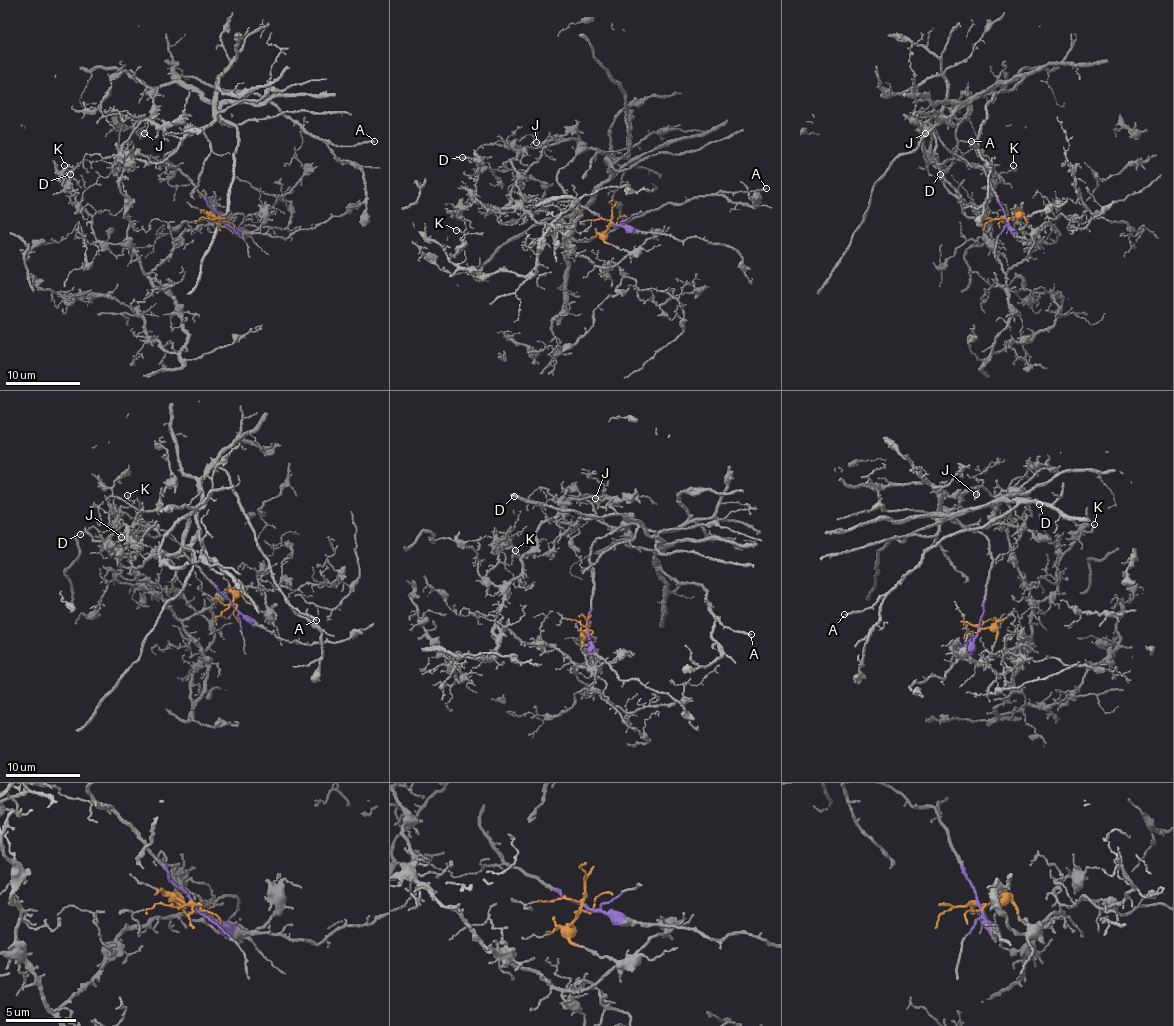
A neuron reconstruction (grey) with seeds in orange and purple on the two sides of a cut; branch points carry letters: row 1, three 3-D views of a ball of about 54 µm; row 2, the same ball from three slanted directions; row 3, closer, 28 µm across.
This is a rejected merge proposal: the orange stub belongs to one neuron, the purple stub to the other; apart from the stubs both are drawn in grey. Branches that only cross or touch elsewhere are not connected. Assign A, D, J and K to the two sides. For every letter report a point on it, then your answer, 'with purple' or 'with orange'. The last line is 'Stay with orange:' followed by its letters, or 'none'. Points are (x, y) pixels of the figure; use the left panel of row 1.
A: (374, 141) | with purple
D: (70, 174) | with orange
J: (144, 133) | with orange
K: (64, 165) | with orange
Stay with orange: D, J, K

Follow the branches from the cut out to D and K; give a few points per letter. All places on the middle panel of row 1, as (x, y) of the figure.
D: (612, 222), (604, 240), (629, 253), (612, 266), (591, 265), (519, 203), (511, 162), (498, 171), (463, 156)
K: (612, 222), (604, 240), (629, 253), (612, 266), (576, 255), (522, 209), (472, 203), (455, 229)

